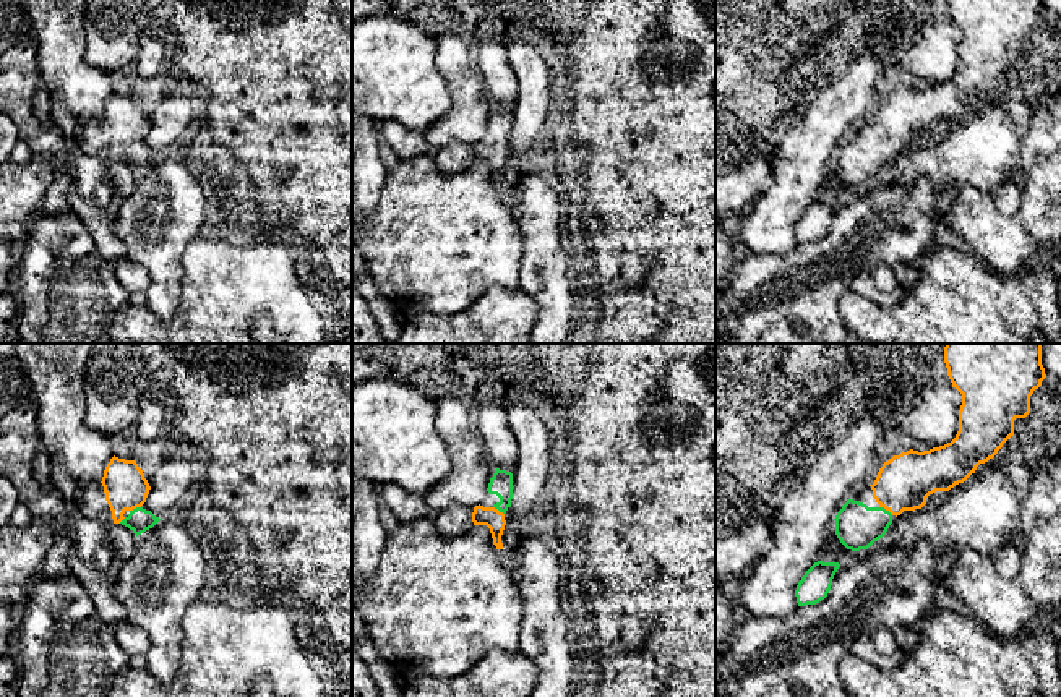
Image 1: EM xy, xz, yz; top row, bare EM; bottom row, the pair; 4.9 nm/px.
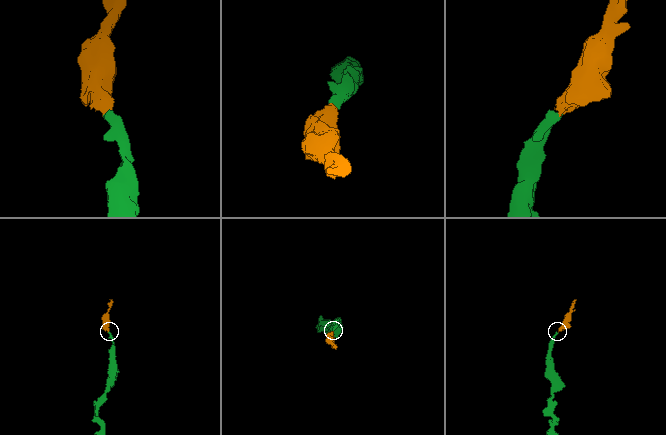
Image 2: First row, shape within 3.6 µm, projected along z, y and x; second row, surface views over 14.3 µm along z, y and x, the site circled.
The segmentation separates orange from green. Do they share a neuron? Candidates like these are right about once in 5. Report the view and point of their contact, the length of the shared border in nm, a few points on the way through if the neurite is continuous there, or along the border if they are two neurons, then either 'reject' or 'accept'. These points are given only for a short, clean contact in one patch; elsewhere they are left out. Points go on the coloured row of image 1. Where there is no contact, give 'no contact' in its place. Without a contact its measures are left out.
meets orange in yz at (886, 509); contact 80 nm long; runs through yz (904, 482), (886, 509), (871, 524), (857, 525); accept

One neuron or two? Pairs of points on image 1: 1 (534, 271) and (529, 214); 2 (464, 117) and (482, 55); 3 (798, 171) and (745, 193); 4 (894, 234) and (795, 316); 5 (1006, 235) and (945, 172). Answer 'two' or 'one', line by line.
1: one
2: two
3: two
4: one
5: two

